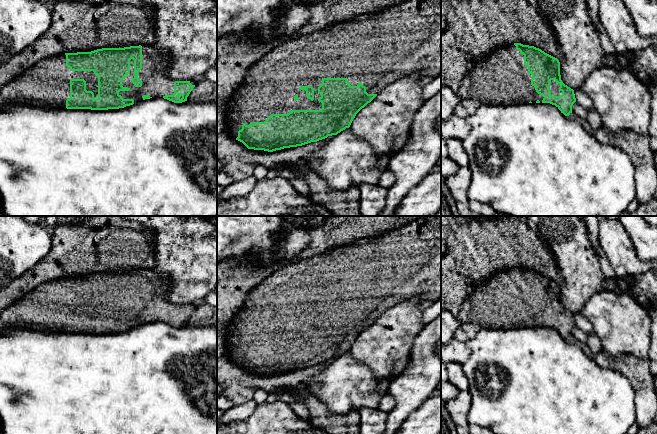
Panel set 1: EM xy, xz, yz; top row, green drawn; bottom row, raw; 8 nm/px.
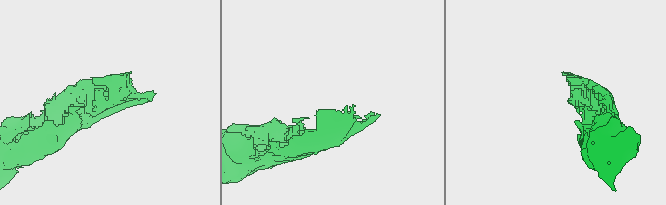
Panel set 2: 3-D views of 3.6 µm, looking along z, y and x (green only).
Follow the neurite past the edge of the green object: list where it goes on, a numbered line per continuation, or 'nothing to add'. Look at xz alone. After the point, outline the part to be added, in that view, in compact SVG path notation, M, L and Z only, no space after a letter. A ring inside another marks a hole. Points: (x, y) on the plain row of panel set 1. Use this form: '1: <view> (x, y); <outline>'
1: xz (377, 273); M428 216L423 221L415 221L409 225L400 227L398 229L377 236L365 237L350 244L341 247L336 247L325 253L315 254L313 256L306 257L272 273L260 285L258 285L246 296L243 306L234 316L234 319L230 322L227 336L227 348L231 360L233 362L237 362L238 355L242 353L242 349L244 347L246 349L249 349L251 346L264 346L271 338L288 338L291 334L321 334L322 327L318 325L321 319L318 317L318 311L322 308L323 302L346 302L351 310L357 310L358 307L361 306L362 309L366 311L366 316L368 318L379 318L386 310L393 308L396 305L401 304L402 302L405 302L412 298L419 298L423 301L435 301L439 299L441 297L441 232L438 229L439 225L440 216ZM300 310L312 310L314 312L313 325L311 325L306 320L305 314L299 313Z

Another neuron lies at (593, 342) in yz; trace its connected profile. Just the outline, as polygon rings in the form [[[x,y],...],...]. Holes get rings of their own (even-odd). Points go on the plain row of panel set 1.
[[[595,333],[588,334],[587,345],[594,355],[603,350],[600,340]]]

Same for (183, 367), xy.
[[[153,321],[108,334],[4,329],[0,331],[0,422],[2,434],[217,434],[217,325],[174,327]]]

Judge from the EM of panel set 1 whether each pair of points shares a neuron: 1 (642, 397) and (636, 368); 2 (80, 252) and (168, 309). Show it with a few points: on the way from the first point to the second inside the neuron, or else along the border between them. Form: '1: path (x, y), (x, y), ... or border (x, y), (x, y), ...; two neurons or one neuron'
1: path (642, 390), (640, 375); one neuron
2: border (133, 269), (102, 271), (87, 276); two neurons

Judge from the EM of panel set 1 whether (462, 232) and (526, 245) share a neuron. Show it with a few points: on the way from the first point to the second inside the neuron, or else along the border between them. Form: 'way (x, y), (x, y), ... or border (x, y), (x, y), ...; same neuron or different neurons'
way (478, 245), (510, 245); same neuron

